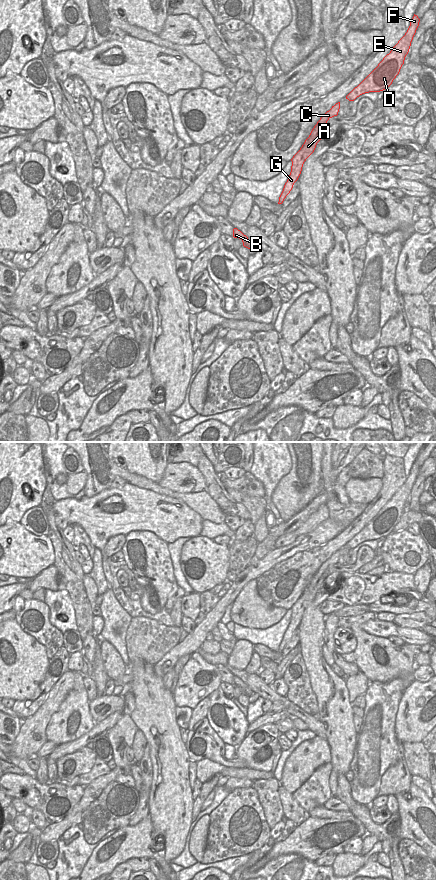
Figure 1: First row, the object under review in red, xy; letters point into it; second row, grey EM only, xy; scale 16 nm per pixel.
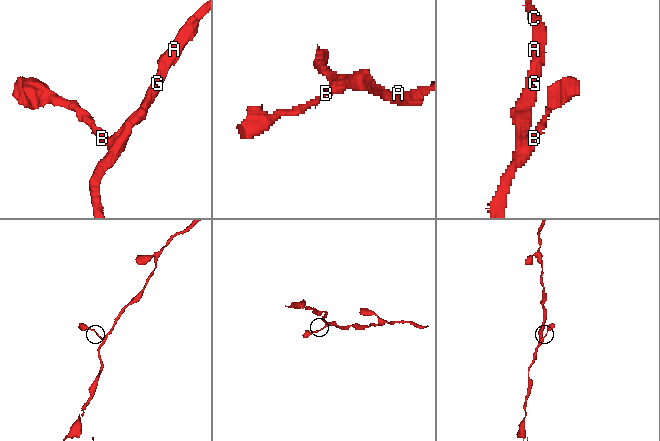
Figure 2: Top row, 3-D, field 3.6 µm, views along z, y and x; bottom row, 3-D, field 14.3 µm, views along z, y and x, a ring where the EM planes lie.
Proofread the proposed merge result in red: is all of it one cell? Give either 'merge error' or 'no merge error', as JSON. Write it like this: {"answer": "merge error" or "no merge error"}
{"answer": "no merge error"}

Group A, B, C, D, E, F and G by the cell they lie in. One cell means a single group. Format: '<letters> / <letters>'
A B C D E F G

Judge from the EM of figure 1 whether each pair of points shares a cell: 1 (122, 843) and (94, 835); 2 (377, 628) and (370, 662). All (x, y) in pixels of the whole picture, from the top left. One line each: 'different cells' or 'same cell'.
1: different cells
2: different cells

